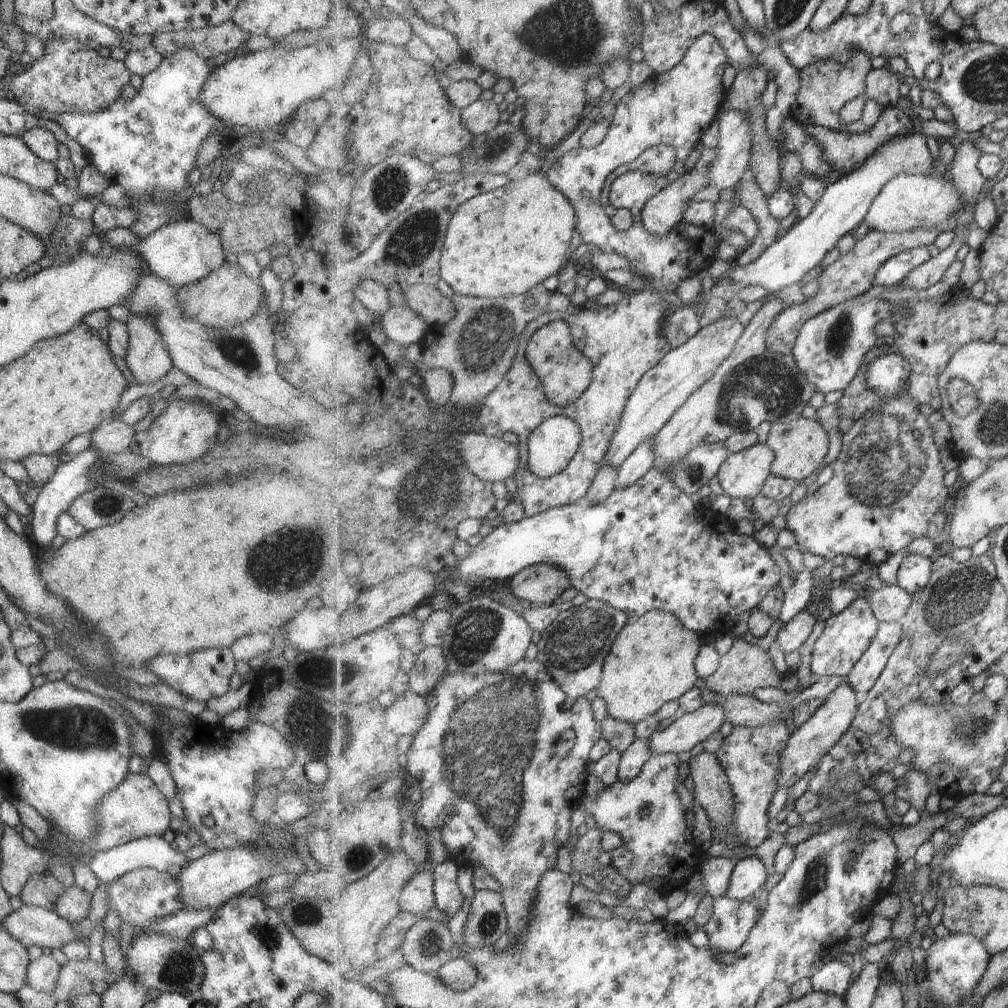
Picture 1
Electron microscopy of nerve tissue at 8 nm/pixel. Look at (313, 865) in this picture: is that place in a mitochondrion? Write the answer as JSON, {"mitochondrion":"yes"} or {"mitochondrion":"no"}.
{"mitochondrion":"no"}

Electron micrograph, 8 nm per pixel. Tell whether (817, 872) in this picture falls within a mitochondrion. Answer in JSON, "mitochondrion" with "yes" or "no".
{"mitochondrion":"yes"}

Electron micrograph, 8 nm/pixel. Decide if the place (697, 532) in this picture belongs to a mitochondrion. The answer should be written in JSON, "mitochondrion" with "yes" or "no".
{"mitochondrion":"no"}

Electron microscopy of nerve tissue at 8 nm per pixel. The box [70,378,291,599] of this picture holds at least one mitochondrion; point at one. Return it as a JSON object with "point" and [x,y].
{"point":[107,505]}

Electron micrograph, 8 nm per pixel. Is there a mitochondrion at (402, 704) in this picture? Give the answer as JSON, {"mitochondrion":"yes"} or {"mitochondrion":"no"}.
{"mitochondrion":"no"}

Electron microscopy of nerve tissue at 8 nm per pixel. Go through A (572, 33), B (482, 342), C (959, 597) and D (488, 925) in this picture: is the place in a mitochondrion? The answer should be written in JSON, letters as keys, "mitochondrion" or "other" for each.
{"A":"mitochondrion","B":"mitochondrion","C":"mitochondrion","D":"mitochondrion"}

